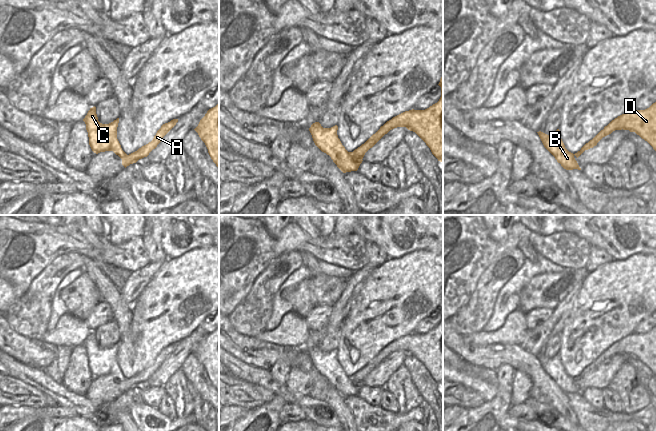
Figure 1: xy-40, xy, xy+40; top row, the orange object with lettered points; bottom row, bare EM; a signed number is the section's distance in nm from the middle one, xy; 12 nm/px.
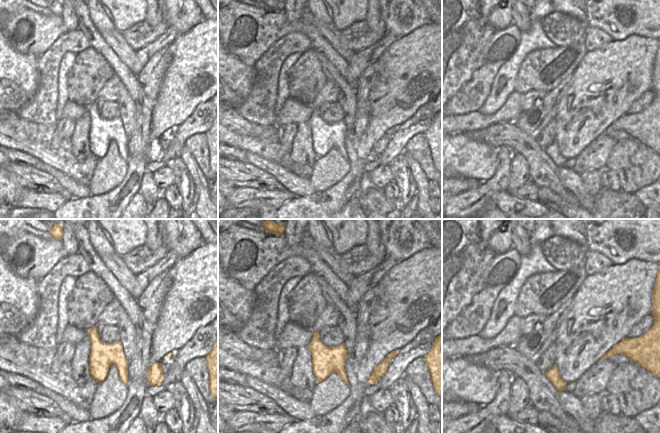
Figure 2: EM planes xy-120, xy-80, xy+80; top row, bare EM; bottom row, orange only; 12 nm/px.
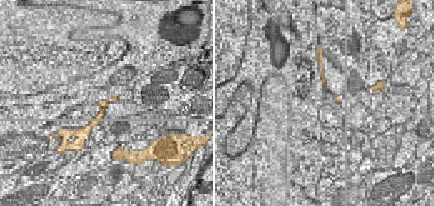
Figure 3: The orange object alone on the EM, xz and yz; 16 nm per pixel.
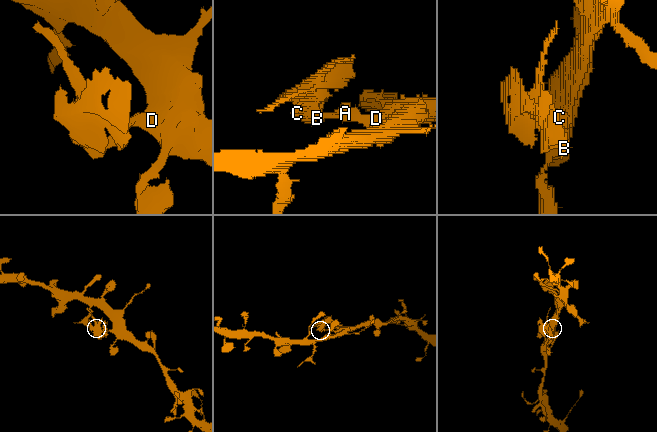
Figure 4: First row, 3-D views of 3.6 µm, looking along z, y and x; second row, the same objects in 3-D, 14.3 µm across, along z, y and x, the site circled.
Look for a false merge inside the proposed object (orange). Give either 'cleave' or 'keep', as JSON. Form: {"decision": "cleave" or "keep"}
{"decision": "cleave"}

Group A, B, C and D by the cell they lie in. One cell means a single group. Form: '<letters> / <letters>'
A B C / D

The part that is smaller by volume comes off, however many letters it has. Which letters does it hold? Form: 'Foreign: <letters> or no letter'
Foreign: A, B, C

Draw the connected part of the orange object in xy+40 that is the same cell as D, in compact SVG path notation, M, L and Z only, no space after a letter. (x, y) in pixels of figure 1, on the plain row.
M656 326L645 334L631 334L614 343L623 354L635 356L656 375Z

